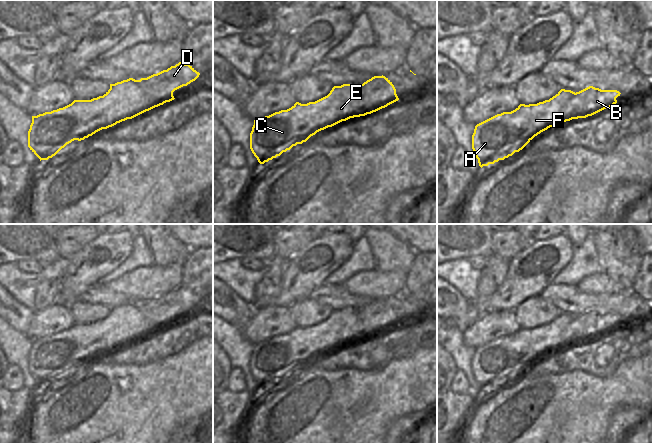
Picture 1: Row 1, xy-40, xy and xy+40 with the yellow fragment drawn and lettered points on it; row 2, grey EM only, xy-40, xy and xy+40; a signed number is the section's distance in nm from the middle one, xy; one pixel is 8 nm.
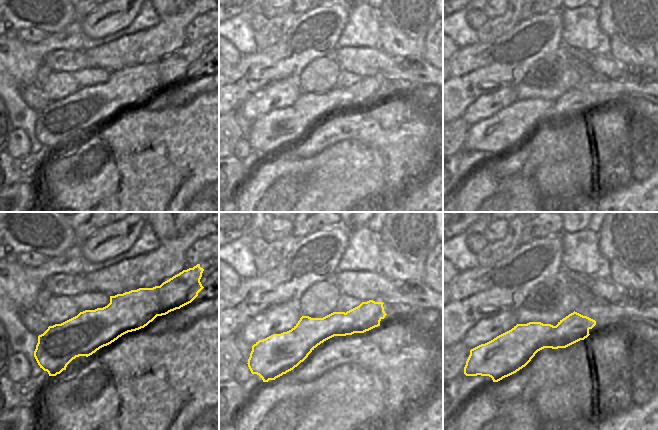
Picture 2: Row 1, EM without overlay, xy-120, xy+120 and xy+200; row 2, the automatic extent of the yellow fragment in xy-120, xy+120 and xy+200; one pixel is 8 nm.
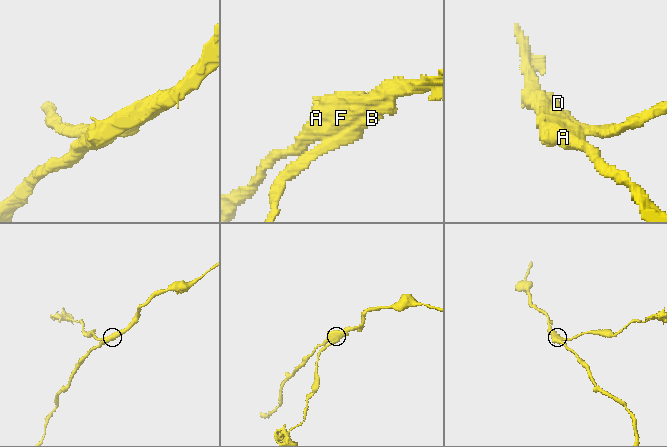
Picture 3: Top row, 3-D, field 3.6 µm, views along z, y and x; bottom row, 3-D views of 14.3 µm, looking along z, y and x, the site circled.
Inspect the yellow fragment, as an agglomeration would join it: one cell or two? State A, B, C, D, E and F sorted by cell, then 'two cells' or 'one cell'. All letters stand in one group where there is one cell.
A C E F / B D; two cells

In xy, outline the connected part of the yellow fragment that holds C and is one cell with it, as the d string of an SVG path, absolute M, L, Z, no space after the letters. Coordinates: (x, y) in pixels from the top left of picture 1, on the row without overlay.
M343 308L334 310L330 317L307 328L296 326L291 332L275 336L269 340L254 344L250 357L250 373L260 388L264 388L297 368L306 366L317 356L332 351L342 345L354 342L354 336L360 331L358 310Z

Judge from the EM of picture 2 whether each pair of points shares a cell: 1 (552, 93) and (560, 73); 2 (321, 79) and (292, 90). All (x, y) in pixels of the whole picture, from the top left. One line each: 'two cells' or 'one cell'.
1: one cell
2: two cells

